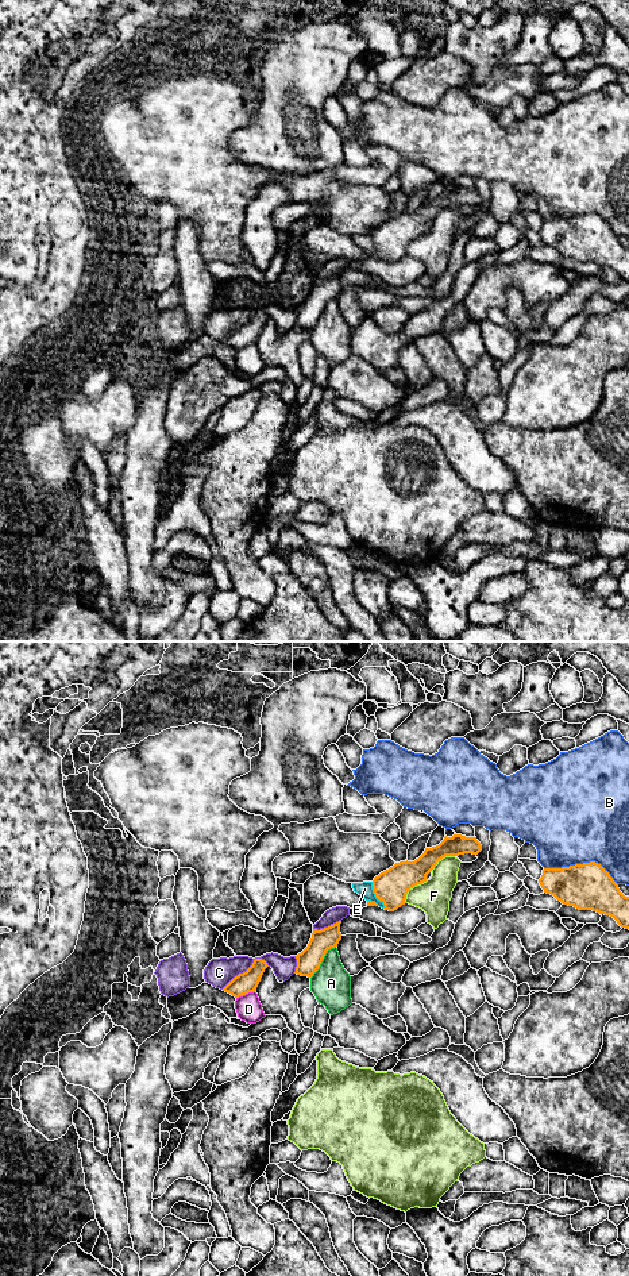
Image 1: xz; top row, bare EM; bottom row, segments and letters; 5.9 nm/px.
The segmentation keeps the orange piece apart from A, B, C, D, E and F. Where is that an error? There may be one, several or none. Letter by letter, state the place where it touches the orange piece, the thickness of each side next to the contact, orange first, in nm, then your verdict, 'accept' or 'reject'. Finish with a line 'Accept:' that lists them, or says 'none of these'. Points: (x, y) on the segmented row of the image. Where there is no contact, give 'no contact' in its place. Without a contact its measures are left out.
A: xz (321, 960) | 140/240 nm | reject
B: xz (582, 864) | 280/480 nm | reject
C: xz (246, 971) | 130/170 nm | reject
D: xz (244, 994) | 130/150 nm | reject
E: xz (375, 895) | 200/90 nm | reject
F: xz (412, 887) | 200/200 nm | reject
Accept: none of these

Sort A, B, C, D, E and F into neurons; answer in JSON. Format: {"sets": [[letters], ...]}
{"sets": [["A", "B"], ["C"], ["D"], ["E"], ["F"]]}

